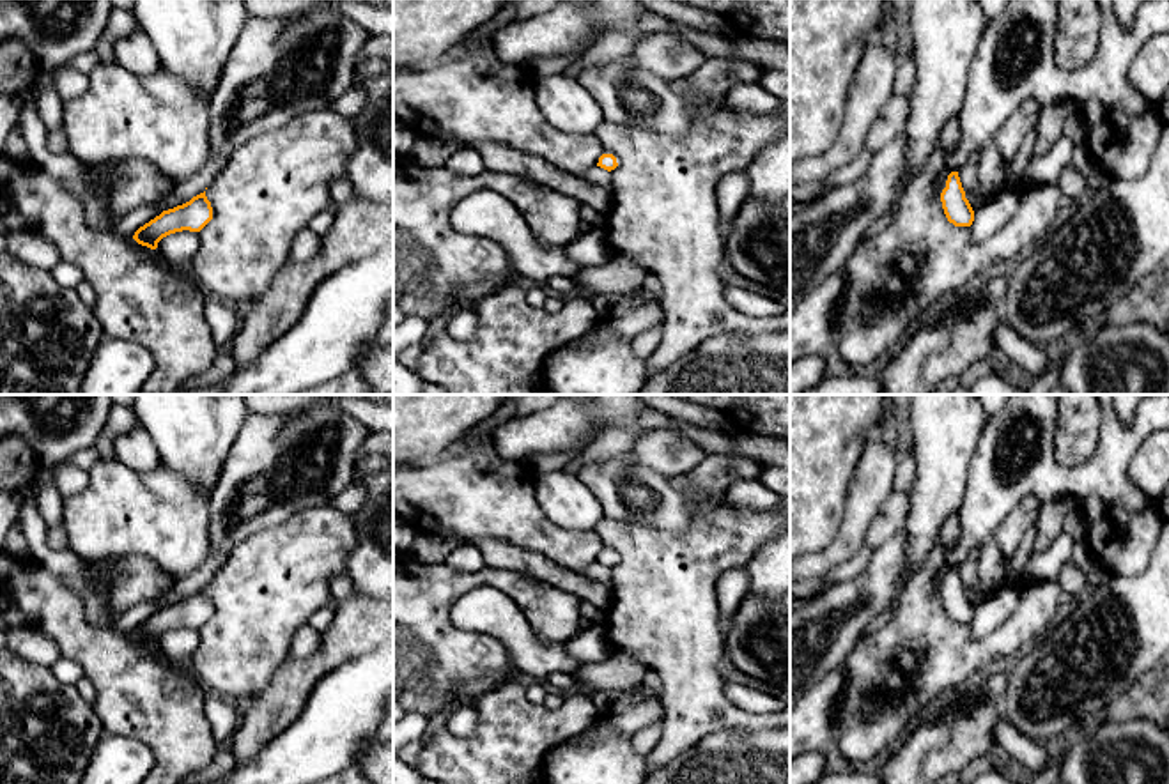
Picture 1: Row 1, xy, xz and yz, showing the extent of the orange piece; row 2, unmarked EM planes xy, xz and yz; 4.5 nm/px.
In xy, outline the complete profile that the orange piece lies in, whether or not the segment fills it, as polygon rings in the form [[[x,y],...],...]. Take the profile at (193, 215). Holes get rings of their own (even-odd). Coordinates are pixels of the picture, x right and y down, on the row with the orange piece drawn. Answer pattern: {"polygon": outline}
{"polygon": [[[204,191],[182,205],[163,211],[140,227],[133,239],[142,246],[156,250],[163,237],[182,230],[200,232],[211,219],[213,207]]]}

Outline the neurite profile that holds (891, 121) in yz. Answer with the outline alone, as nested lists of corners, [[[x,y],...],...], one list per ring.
[[[893,94],[873,122],[866,136],[864,150],[873,156],[889,145],[905,129],[910,111],[910,97]]]

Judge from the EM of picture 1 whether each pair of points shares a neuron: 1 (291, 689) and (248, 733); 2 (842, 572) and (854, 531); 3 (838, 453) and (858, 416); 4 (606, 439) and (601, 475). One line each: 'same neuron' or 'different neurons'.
1: same neuron
2: different neurons
3: same neuron
4: different neurons

